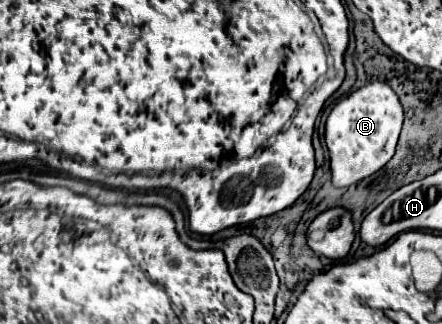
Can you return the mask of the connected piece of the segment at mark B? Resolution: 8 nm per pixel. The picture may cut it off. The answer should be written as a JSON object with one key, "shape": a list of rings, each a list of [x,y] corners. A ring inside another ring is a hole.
{"shape":[[[383,81],[367,83],[355,89],[343,101],[339,101],[329,113],[325,125],[325,143],[331,155],[333,185],[349,187],[377,173],[393,157],[401,125],[403,125],[403,107],[395,91]]]}

